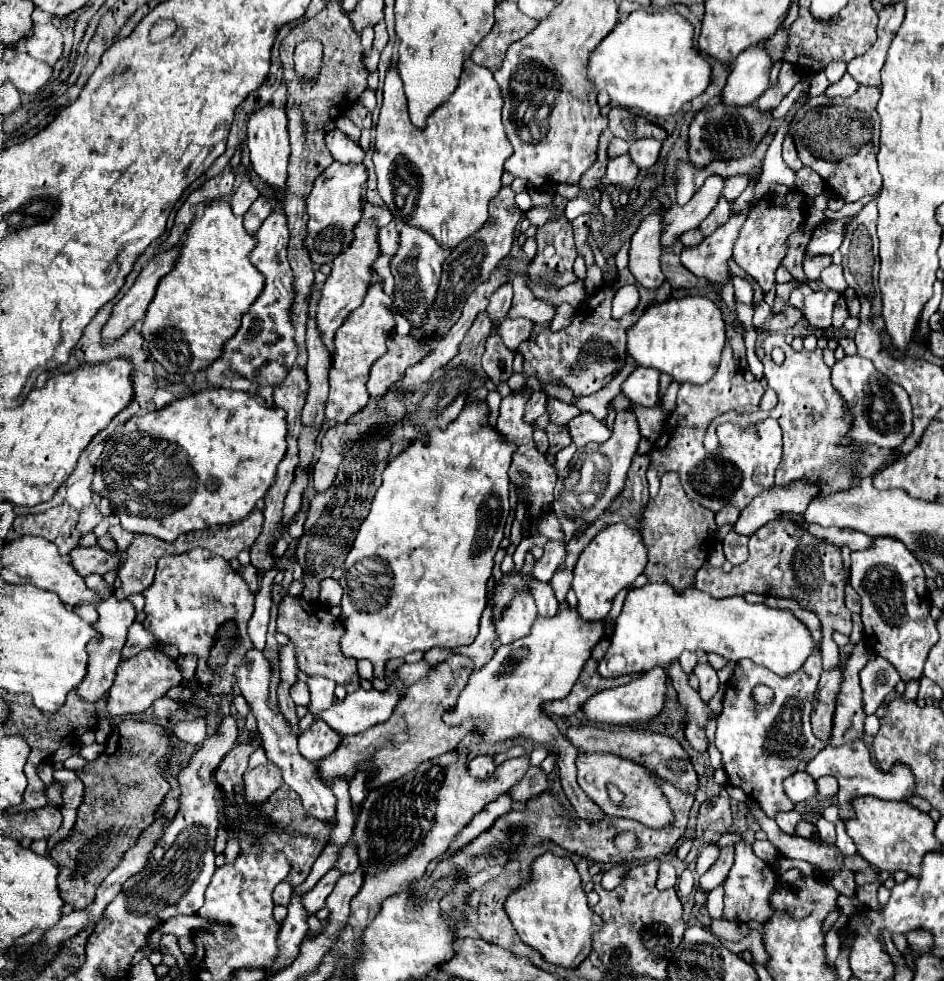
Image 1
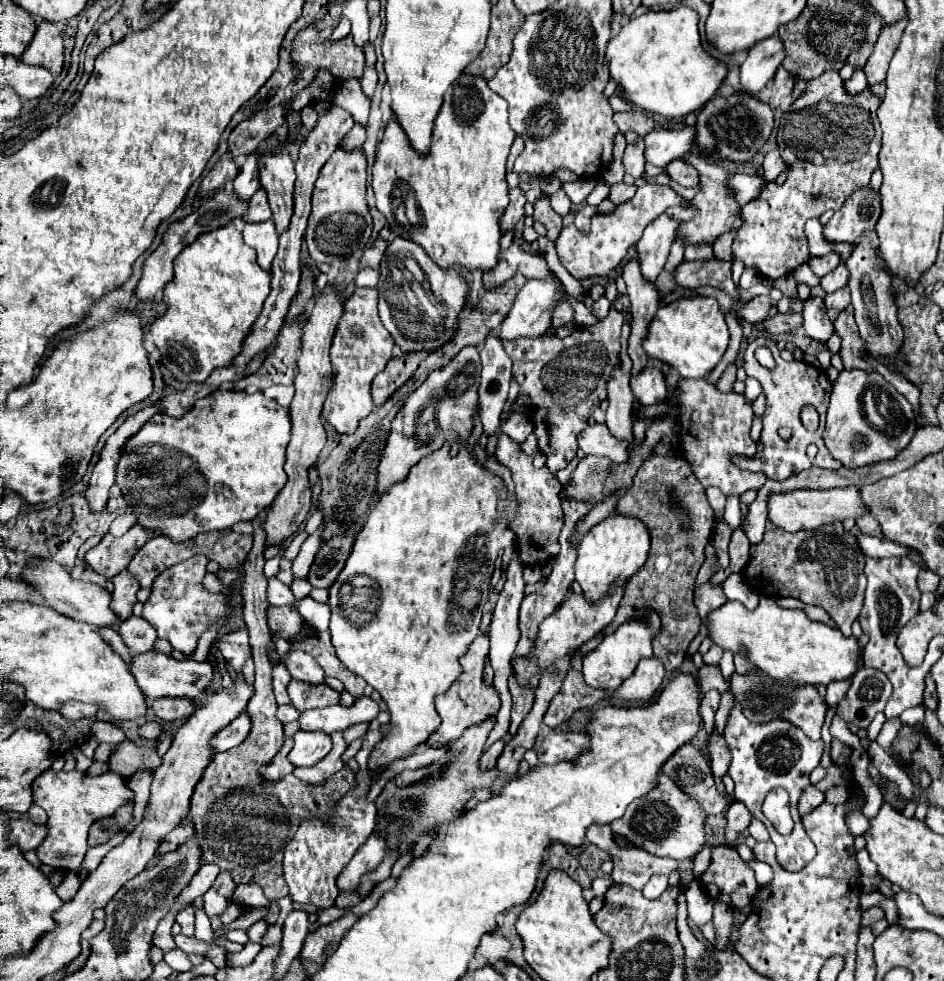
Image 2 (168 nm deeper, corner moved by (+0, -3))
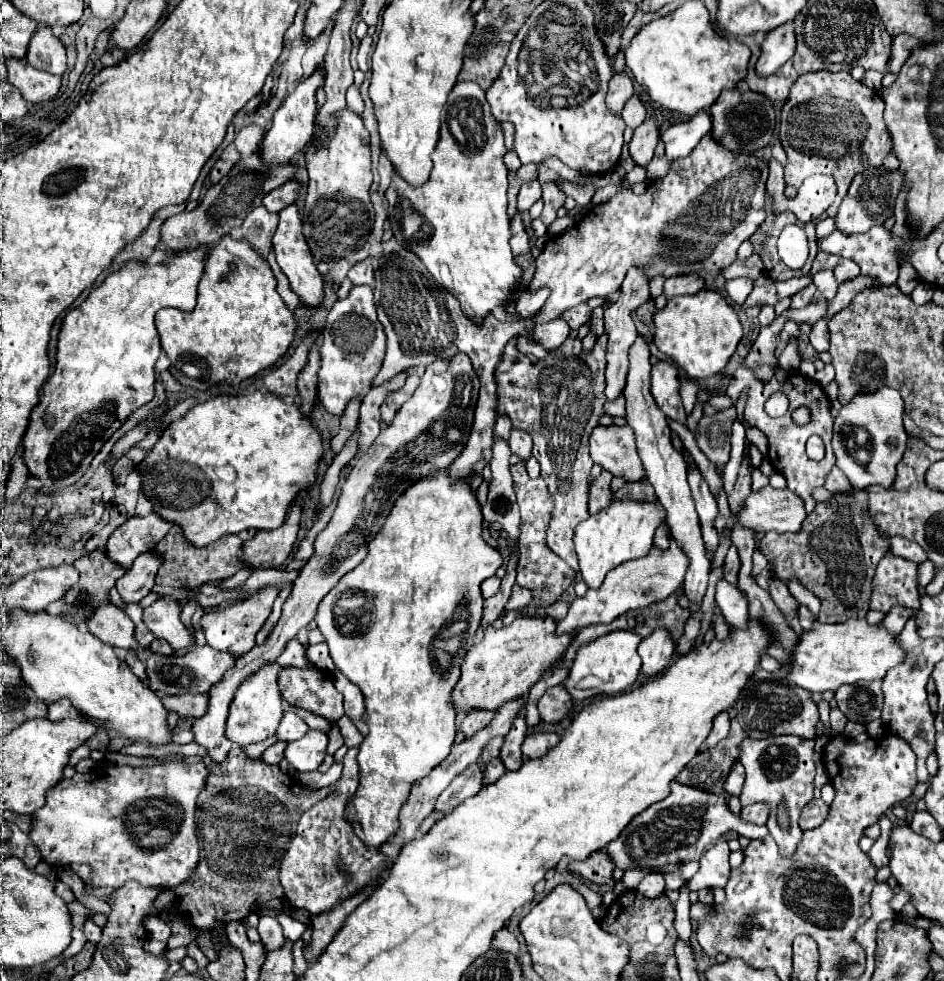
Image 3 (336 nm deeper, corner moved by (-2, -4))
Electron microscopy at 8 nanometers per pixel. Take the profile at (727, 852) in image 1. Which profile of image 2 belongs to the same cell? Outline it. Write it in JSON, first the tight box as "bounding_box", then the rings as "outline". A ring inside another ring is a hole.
{"bounding_box":[725,802,751,842],"outline":[[[733,802],[731,808],[725,812],[727,818],[727,826],[725,826],[725,842],[735,842],[737,836],[749,826],[751,822],[751,812],[747,810],[747,806],[743,802]]]}

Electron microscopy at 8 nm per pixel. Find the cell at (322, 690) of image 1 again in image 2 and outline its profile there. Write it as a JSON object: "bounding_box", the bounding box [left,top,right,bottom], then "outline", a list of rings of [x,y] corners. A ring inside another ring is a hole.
{"bounding_box":[287,652,325,684],"outline":[[[291,652],[287,658],[287,668],[295,680],[305,684],[325,684],[323,668],[305,652]]]}

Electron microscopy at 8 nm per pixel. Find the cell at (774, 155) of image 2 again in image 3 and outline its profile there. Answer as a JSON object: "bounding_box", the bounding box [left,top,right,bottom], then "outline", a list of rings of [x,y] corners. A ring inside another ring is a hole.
{"bounding_box":[767,159,789,213],"outline":[[[775,159],[769,161],[769,179],[767,179],[767,195],[773,197],[773,211],[779,213],[783,209],[789,209],[789,201],[785,199],[785,179],[783,179],[783,167]],[[783,203],[783,207],[779,205]]]}

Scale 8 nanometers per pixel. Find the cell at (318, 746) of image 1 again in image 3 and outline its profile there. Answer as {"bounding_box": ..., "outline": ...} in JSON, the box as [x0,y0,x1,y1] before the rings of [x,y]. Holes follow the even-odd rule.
{"bounding_box":[285,731,327,771],"outline":[[[307,731],[305,737],[285,747],[285,759],[297,771],[317,771],[327,755],[327,735],[323,731]]]}

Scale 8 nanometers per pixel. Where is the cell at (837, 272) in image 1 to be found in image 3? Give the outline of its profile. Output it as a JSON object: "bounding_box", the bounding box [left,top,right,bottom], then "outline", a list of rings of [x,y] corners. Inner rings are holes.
{"bounding_box":[835,259,859,283],"outline":[[[839,259],[837,267],[835,267],[835,277],[839,283],[843,281],[849,281],[853,277],[859,275],[859,265],[855,261],[849,261],[849,259]]]}

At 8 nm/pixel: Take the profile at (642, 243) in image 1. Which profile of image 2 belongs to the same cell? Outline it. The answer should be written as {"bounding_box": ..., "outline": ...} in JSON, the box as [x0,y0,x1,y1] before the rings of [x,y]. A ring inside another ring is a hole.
{"bounding_box":[621,254,659,376],"outline":[[[637,254],[625,262],[621,276],[627,284],[627,294],[629,294],[631,312],[633,312],[631,336],[629,336],[629,358],[633,360],[631,374],[635,376],[649,362],[647,354],[641,348],[641,342],[643,342],[643,336],[647,336],[647,324],[651,322],[651,318],[655,316],[655,312],[659,308],[659,292],[653,282],[643,278]]]}

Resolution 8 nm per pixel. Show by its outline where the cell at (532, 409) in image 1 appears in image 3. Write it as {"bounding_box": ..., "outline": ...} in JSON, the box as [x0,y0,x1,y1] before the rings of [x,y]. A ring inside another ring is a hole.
{"bounding_box":[509,429,531,461],"outline":[[[513,429],[511,439],[509,439],[509,447],[511,447],[511,453],[517,455],[521,461],[527,461],[531,457],[531,437],[525,431]]]}

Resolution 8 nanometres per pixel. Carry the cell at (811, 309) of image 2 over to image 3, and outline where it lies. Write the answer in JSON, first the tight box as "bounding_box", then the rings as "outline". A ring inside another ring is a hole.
{"bounding_box":[809,319,829,353],"outline":[[[825,319],[813,323],[813,327],[811,327],[811,335],[809,335],[809,341],[811,341],[811,345],[815,347],[817,353],[829,351],[829,329],[827,329],[827,321],[825,321]]]}

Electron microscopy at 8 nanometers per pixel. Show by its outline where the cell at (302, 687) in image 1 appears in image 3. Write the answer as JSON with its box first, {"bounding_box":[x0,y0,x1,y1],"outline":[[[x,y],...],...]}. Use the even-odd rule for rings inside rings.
{"bounding_box":[277,665,343,723],"outline":[[[309,665],[307,669],[283,667],[277,685],[281,697],[293,707],[311,711],[329,723],[343,717],[343,695],[335,689],[329,671],[315,665]]]}

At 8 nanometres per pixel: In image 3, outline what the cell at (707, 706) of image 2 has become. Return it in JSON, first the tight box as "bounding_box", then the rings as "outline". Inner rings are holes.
{"bounding_box":[707,713,731,747],"outline":[[[719,713],[715,723],[713,723],[713,733],[707,737],[707,747],[715,747],[721,739],[725,739],[729,735],[729,729],[731,729],[731,719],[727,713]]]}

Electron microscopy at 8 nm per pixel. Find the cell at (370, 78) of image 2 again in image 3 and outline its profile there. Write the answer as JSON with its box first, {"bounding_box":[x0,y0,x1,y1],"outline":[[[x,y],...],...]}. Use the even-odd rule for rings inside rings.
{"bounding_box":[357,37,373,73],"outline":[[[363,37],[361,39],[361,45],[359,45],[359,55],[357,55],[357,61],[359,61],[359,69],[363,73],[367,73],[370,70],[369,65],[367,65],[367,59],[370,58],[372,49],[373,49],[373,40],[372,37]]]}

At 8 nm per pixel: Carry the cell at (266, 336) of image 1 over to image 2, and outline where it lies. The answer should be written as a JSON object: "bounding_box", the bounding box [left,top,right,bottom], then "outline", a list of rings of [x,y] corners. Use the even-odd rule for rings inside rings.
{"bounding_box":[243,220,279,272],"outline":[[[265,220],[265,222],[259,222],[259,224],[245,226],[243,238],[251,248],[257,250],[257,264],[265,272],[271,272],[271,262],[273,262],[277,248],[279,248],[279,234],[277,234],[275,222]]]}

